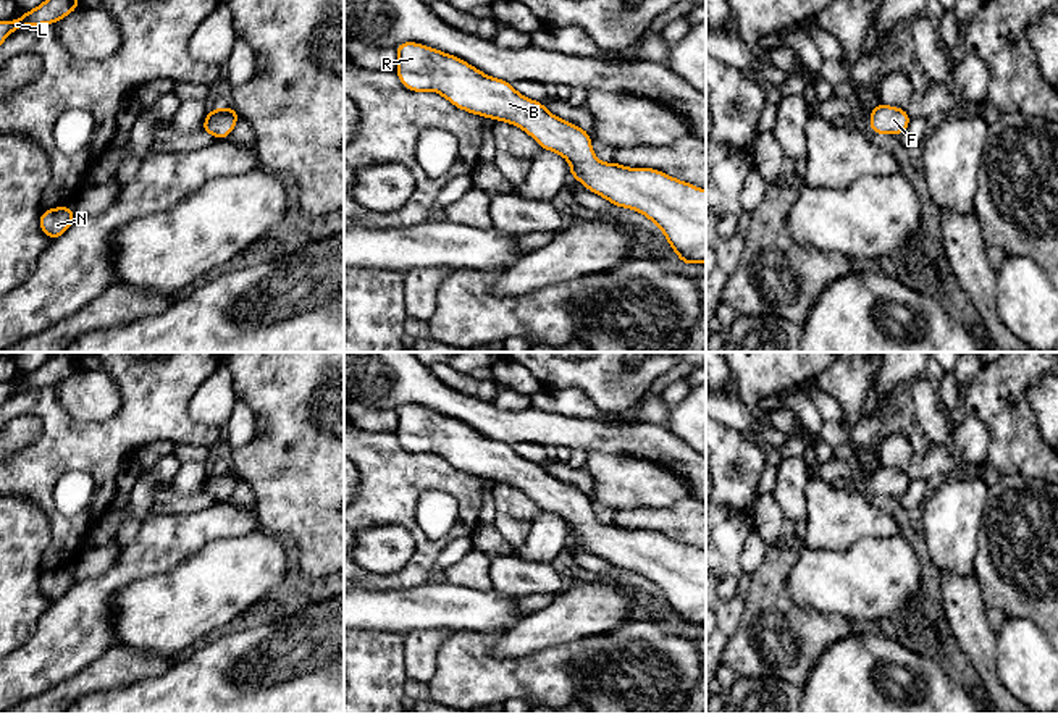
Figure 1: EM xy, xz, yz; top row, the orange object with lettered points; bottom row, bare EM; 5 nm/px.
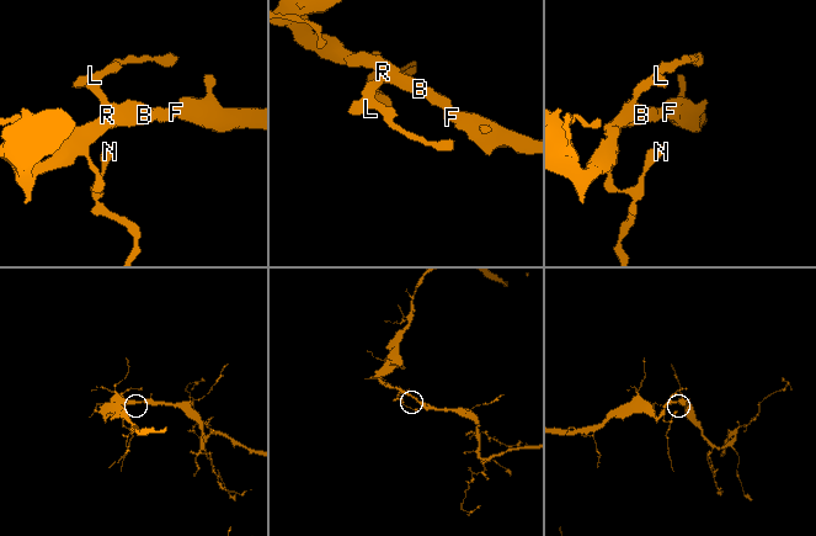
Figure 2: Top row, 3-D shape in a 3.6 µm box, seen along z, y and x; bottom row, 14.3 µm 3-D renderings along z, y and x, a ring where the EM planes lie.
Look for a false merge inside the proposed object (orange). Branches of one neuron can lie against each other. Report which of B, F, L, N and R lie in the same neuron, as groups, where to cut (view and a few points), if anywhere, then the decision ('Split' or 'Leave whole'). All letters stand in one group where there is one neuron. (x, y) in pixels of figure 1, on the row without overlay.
Groups: B F L N R. No split. Leave whole

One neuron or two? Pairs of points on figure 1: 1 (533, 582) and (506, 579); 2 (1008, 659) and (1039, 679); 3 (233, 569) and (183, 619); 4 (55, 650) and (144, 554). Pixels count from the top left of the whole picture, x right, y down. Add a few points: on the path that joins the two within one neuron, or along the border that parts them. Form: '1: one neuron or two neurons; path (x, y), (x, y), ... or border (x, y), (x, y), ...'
1: one neuron; path (527, 580), (512, 579)
2: one neuron; path (1016, 659), (1031, 671)
3: one neuron; path (218, 583), (205, 596), (205, 603), (197, 604)
4: one neuron; path (79, 625), (84, 611), (120, 575)

